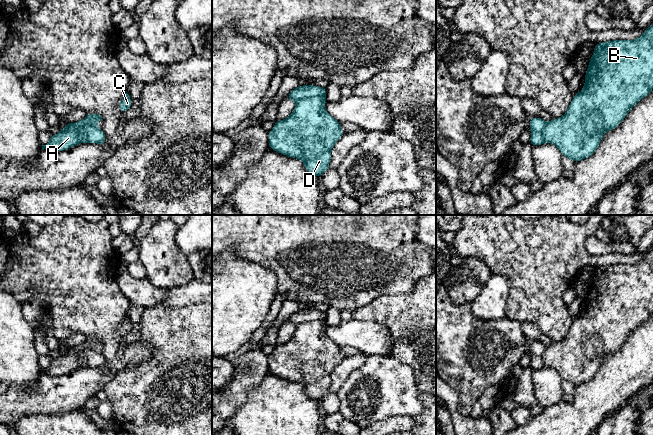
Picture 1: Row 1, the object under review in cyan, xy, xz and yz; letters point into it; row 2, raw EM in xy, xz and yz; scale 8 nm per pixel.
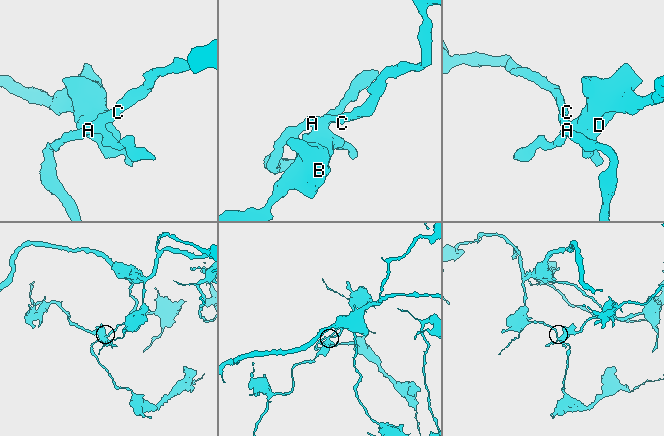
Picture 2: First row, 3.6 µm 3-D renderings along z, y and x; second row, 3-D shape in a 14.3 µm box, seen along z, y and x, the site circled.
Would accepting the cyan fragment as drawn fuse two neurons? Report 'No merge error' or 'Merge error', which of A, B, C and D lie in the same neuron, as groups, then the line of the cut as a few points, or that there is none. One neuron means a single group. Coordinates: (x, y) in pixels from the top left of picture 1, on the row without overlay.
Merge error. Groups: A C / B D. Split along xz (324, 318), (304, 321), (296, 325)

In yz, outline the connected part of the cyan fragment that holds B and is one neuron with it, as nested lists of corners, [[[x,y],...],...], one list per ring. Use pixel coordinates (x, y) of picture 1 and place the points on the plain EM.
[[[653,248],[635,264],[611,264],[594,269],[583,313],[573,319],[566,337],[543,352],[545,367],[557,370],[563,381],[580,386],[592,380],[606,355],[614,354],[628,336],[653,313]]]

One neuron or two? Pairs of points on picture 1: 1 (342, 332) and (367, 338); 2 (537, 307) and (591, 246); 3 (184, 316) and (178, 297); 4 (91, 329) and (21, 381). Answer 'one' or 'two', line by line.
1: one
2: two
3: two
4: two

